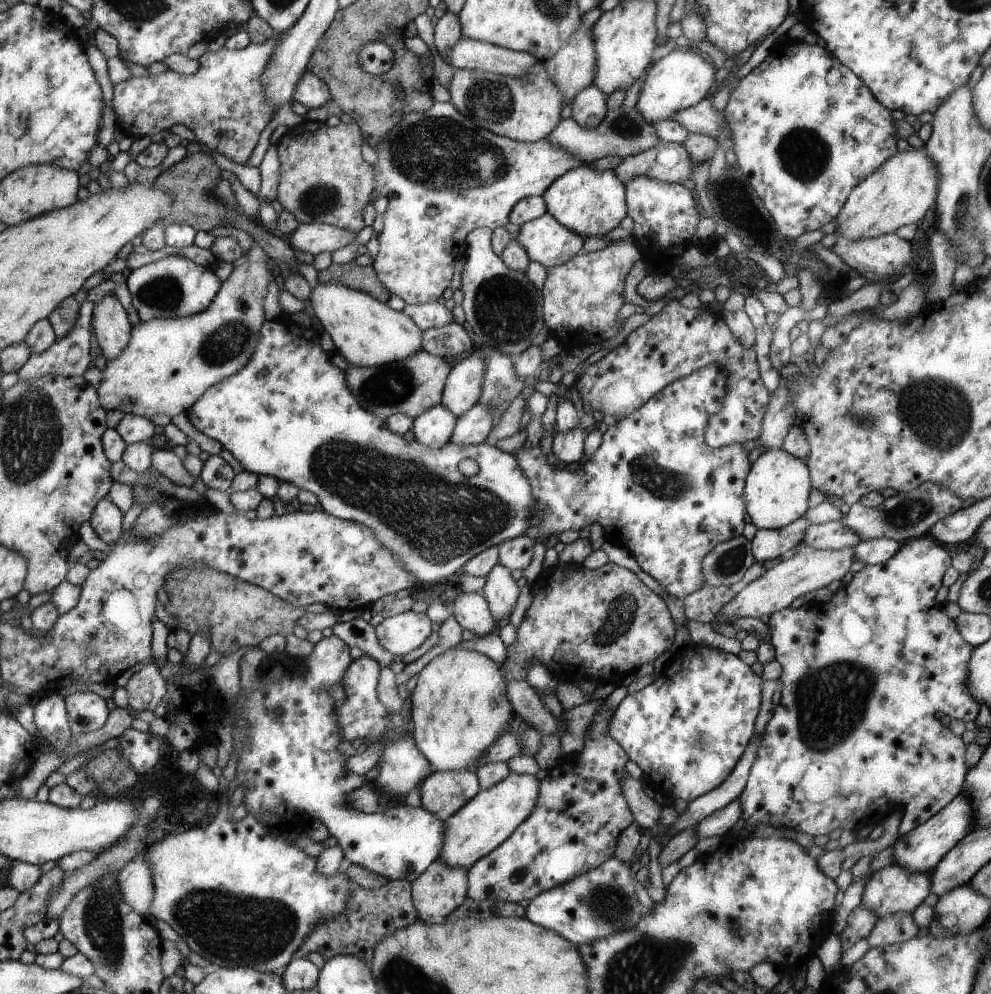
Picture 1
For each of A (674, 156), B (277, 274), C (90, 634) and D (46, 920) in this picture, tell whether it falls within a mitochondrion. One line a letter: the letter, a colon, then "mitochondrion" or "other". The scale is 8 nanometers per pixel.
A: other
B: other
C: mitochondrion
D: other

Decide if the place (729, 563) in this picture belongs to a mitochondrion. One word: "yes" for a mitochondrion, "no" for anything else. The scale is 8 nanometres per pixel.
yes

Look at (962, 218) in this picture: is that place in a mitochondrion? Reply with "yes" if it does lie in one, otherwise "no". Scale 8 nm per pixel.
yes

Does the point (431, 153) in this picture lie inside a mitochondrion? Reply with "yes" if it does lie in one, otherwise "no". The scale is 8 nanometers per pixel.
yes

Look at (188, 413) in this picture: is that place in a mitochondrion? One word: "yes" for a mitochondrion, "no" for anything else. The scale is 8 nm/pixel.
no

